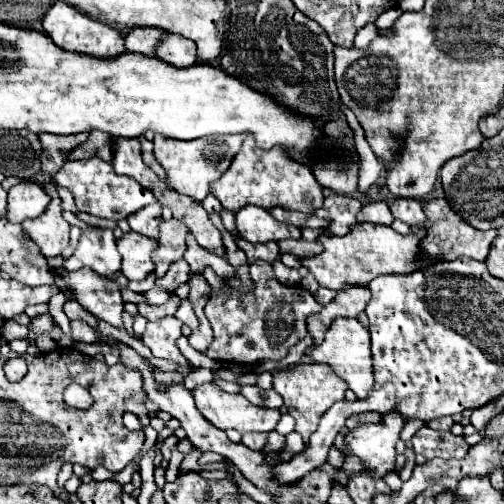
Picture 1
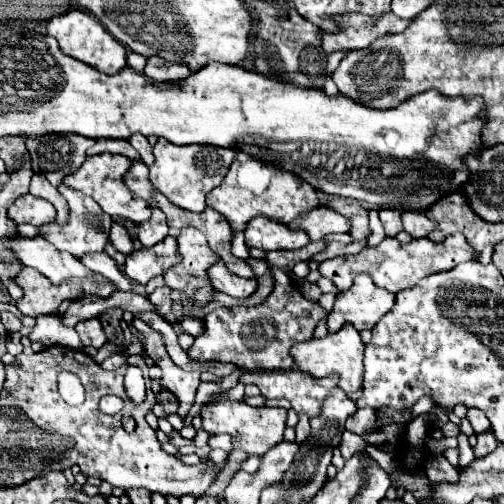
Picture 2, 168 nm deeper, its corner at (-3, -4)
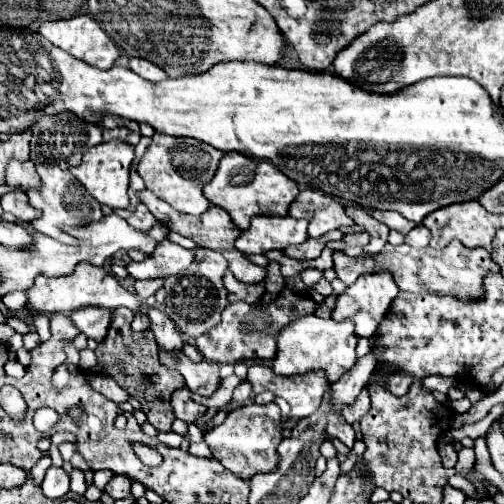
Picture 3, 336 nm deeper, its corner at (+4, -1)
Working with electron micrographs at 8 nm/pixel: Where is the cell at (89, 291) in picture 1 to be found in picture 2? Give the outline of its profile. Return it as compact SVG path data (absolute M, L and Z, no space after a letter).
M17 238L9 244L9 248L17 254L21 264L35 268L43 276L47 276L53 284L61 284L73 276L93 276L83 262L73 258L69 252L59 252L45 238Z

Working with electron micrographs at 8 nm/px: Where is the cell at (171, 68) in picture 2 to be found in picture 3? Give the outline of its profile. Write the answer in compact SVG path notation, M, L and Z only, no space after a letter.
M132 57L132 59L130 59L130 69L132 69L134 73L138 73L140 77L152 81L152 83L164 81L164 79L168 77L158 65L154 65L154 63L146 61L146 59L138 59L138 57Z

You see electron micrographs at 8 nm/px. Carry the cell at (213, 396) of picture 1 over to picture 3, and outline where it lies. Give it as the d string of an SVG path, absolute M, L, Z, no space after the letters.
M276 403L268 405L248 405L226 417L226 421L214 427L204 435L206 445L210 447L214 459L218 459L228 471L236 473L236 477L250 481L256 473L272 473L278 469L280 455L278 445L282 441L282 419L280 407Z

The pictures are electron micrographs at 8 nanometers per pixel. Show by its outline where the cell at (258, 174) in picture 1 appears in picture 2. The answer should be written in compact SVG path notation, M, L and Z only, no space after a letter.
M237 152L237 158L233 160L223 182L207 194L207 206L221 212L229 220L233 230L243 230L245 224L255 216L267 216L271 220L289 224L303 212L315 210L319 206L319 198L315 188L301 180L299 176L263 164L247 156L245 152Z

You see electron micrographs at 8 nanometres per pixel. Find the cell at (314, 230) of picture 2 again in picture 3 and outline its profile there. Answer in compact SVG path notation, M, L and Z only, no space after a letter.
M300 191L298 201L294 201L290 209L290 215L306 217L310 221L310 237L320 237L332 229L354 225L354 221L346 215L344 205L330 195L324 197L320 191Z

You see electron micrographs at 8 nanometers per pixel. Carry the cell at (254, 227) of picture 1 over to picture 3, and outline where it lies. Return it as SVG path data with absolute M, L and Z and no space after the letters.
M254 217L250 229L242 231L236 239L236 249L244 255L260 255L272 249L286 249L288 245L298 245L308 239L308 221L294 217Z

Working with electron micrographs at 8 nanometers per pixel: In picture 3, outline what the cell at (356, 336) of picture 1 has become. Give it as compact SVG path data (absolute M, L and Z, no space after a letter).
M316 315L300 317L300 321L292 321L292 325L282 329L280 337L276 337L276 361L272 361L272 371L278 375L300 375L322 369L328 381L336 383L356 363L356 343L358 337L352 321L338 323L332 319L320 319Z

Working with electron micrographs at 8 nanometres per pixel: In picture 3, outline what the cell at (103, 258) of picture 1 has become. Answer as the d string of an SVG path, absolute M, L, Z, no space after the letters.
M36 165L36 171L40 175L40 187L26 189L30 205L42 211L42 217L32 223L34 231L40 231L40 233L44 233L52 239L62 241L62 243L74 243L76 239L60 229L66 221L84 221L84 223L88 223L88 221L102 219L100 203L92 195L86 193L86 189L80 185L80 181L76 181L76 177L72 177L70 171L64 171L60 167L44 167L44 165Z

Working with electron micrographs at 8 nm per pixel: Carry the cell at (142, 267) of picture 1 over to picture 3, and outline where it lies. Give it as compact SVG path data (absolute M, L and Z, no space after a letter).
M162 241L150 257L146 257L140 263L132 261L126 267L134 279L156 279L156 277L178 275L192 261L194 261L192 251L180 247L172 241Z

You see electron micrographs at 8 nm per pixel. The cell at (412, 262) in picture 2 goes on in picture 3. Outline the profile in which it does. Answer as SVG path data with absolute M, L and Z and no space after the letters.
M452 241L444 249L432 249L426 247L426 251L412 249L410 245L386 245L380 255L374 257L346 257L344 253L334 253L334 269L338 279L342 279L346 285L352 285L358 275L362 273L374 273L380 269L390 269L394 275L396 285L402 291L410 293L436 293L436 295L452 295L458 297L464 303L480 301L484 299L484 277L488 273L500 273L500 267L492 261L490 253L486 249L468 249L460 245L460 241Z

